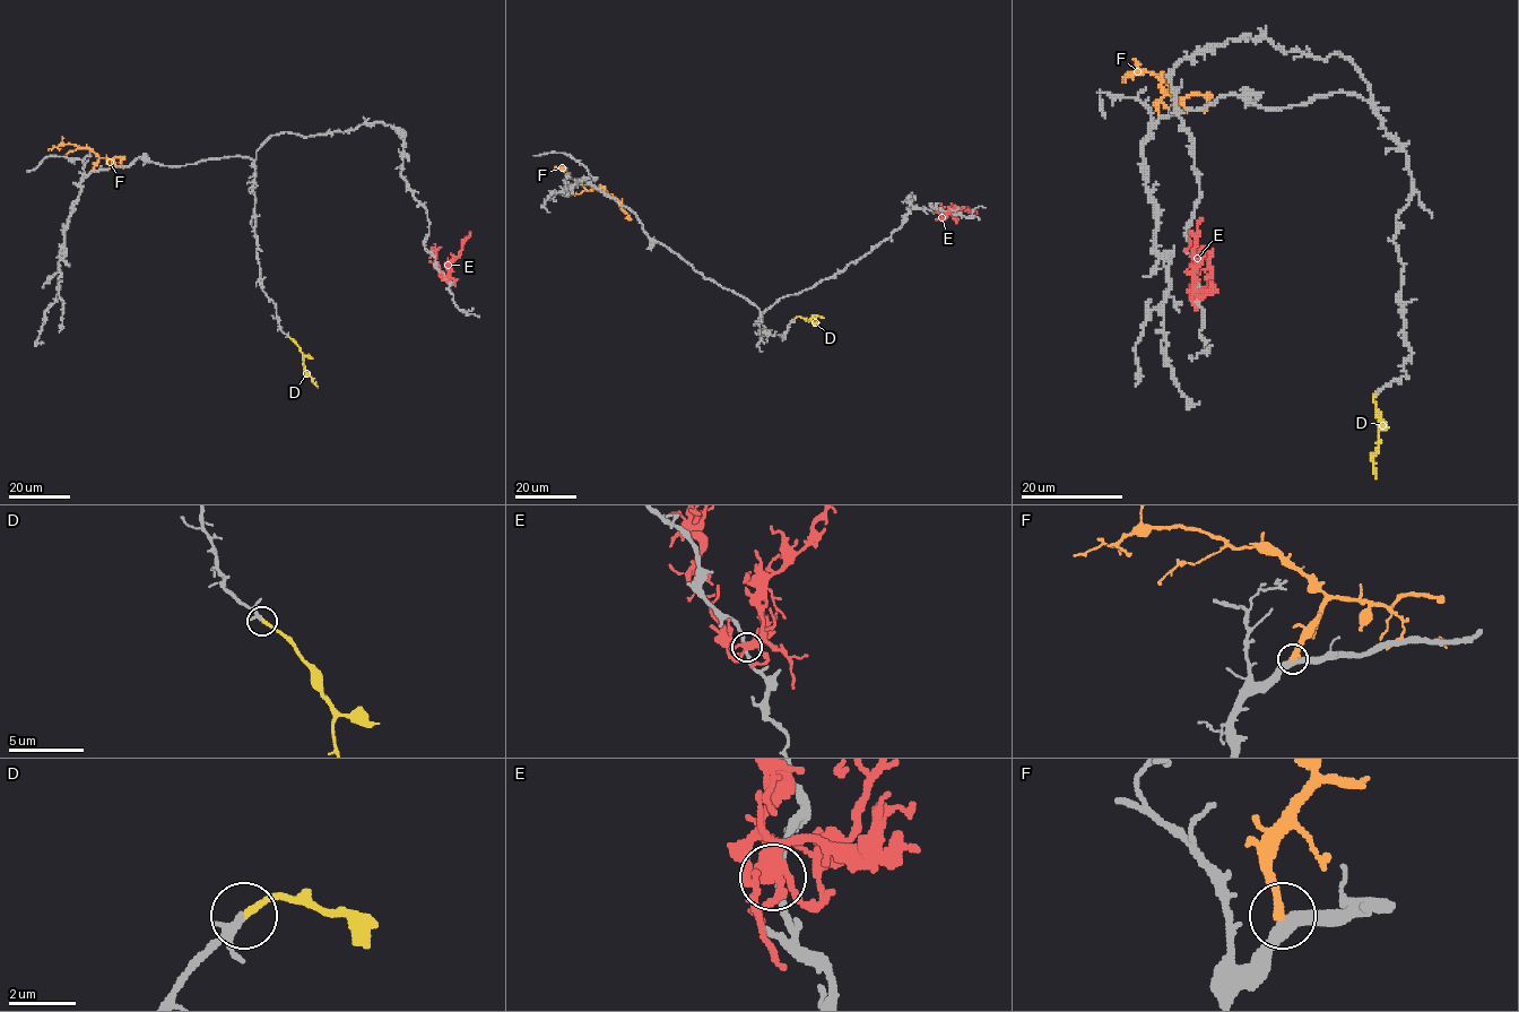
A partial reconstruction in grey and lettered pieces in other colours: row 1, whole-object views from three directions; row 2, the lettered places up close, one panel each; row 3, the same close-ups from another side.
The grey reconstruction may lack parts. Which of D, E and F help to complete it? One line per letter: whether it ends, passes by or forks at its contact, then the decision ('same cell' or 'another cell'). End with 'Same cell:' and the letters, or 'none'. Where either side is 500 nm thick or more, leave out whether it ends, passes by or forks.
D: it ends there; same cell
E: it forks there; another cell
F: it ends there; another cell
Same cell: D

